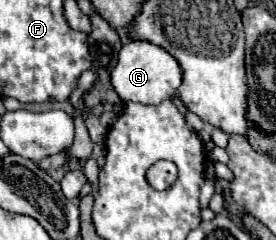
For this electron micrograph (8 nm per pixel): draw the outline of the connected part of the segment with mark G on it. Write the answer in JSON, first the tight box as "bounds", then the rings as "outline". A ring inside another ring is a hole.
{"bounds":[110,42,182,104],"outline":[[[128,42],[122,46],[118,64],[110,72],[110,82],[124,102],[160,104],[162,100],[170,100],[176,94],[176,88],[182,82],[182,70],[164,48],[150,42]]]}

